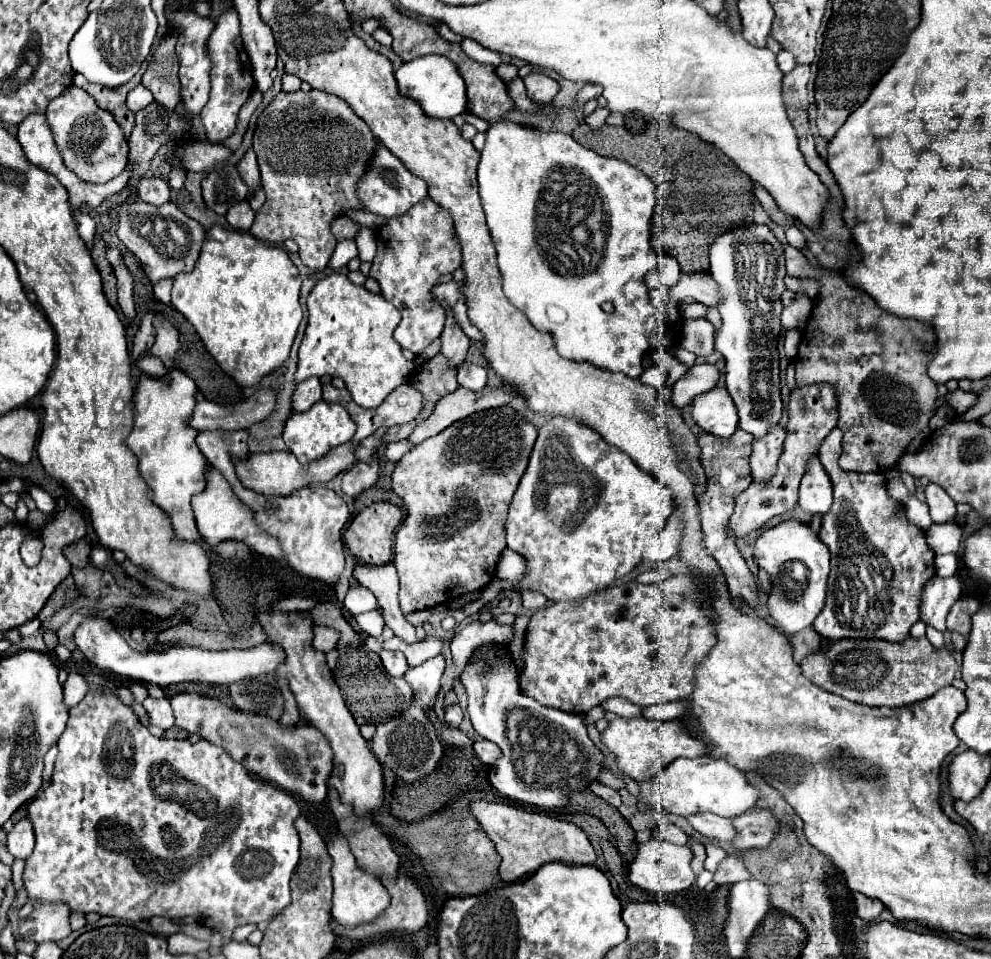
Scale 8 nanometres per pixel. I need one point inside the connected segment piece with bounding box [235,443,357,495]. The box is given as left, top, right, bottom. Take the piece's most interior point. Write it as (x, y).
(281, 473)

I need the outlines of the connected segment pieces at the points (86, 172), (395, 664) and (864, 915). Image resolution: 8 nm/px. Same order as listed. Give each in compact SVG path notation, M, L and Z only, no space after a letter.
M71 85L65 93L49 103L45 117L49 121L49 129L67 169L73 171L79 179L91 183L105 183L125 169L129 149L123 139L123 131L113 115L99 109L95 99L85 89Z
M381 651L381 661L387 673L393 677L403 677L403 673L409 669L405 655L401 651Z
M853 893L853 899L855 899L857 915L859 915L863 921L873 921L873 919L877 919L879 913L885 909L885 905L883 905L881 901L867 899L865 895L859 895L859 893Z

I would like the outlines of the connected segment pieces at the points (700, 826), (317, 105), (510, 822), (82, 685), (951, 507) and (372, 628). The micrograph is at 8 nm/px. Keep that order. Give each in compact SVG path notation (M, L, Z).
M695 813L687 817L687 823L691 829L695 829L699 835L713 843L731 841L735 837L735 829L731 825L731 819L717 817L713 813Z
M311 89L309 93L281 91L265 109L265 113L259 117L253 137L253 151L259 161L261 183L267 201L255 215L251 235L257 239L265 239L269 243L283 243L287 239L293 239L299 245L299 257L303 265L307 265L313 271L325 269L337 245L337 239L331 235L329 229L331 223L329 219L357 205L355 183L357 177L361 177L361 173L365 171L365 165L369 163L369 157L375 147L377 139L373 137L371 129L343 99L315 89Z
M475 801L471 803L471 813L481 823L489 839L493 841L497 853L501 855L499 877L505 883L515 883L547 863L567 863L567 865L593 865L595 863L595 849L591 847L587 835L573 823L559 821L545 813L523 811L511 807L507 803L489 803L489 801Z
M71 673L63 685L63 701L65 701L65 707L71 709L75 707L87 693L87 681L83 675L79 673Z
M929 483L925 487L925 497L927 497L927 505L931 509L933 523L947 523L947 521L955 519L957 507L955 507L955 501L945 493L945 489Z
M371 611L369 615L355 615L353 619L355 619L355 623L357 623L357 627L361 631L365 631L365 633L369 633L373 637L379 637L383 627L385 627L385 621L377 611Z

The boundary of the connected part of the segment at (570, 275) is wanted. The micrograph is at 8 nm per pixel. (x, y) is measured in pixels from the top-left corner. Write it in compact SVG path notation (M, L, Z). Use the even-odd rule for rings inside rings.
M507 119L497 121L495 125L491 125L487 129L485 147L483 147L481 159L479 159L477 179L479 179L479 197L483 203L485 217L487 217L487 227L491 231L493 245L497 249L497 261L499 261L499 271L503 275L505 297L521 313L525 313L525 317L531 321L531 325L535 325L537 331L549 333L553 337L553 343L563 357L579 359L579 361L583 359L597 367L603 367L603 369L625 371L625 375L629 375L629 377L639 377L643 371L641 357L649 349L649 335L651 335L653 327L657 325L657 317L659 317L659 309L651 303L651 293L643 285L645 273L651 271L659 261L657 251L653 249L653 245L649 245L649 223L651 223L651 215L653 215L653 207L655 207L655 187L653 187L651 179L643 171L635 169L633 165L629 165L625 161L601 157L601 155L593 153L591 149L585 149L569 133L543 131L533 125L521 125L521 123L513 123ZM603 301L615 303L615 311L605 313L601 309Z

